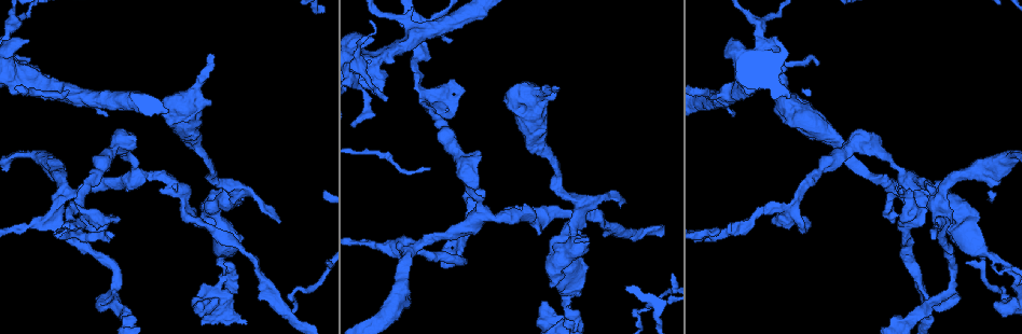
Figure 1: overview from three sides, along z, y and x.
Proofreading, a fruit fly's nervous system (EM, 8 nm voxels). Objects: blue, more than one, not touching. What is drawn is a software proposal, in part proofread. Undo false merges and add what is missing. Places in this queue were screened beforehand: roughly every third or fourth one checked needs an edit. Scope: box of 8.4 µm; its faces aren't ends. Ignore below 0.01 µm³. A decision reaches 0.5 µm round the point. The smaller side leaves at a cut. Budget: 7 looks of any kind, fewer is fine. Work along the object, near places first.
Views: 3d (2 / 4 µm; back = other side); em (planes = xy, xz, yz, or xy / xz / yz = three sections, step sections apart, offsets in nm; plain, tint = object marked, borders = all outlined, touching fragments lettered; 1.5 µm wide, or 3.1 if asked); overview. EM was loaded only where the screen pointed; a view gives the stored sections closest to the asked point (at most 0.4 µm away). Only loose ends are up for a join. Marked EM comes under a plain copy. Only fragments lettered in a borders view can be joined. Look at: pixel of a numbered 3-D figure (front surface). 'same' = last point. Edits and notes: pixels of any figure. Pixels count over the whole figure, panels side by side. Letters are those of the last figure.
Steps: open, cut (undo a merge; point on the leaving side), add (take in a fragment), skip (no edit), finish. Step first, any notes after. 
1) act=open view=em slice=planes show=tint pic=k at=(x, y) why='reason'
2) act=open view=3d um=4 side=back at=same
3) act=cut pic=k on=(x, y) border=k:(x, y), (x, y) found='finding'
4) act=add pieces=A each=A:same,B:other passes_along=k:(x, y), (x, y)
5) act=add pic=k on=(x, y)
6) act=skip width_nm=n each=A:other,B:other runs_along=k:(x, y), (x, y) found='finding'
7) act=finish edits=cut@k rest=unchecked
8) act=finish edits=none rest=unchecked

act=open view=3d um=4 side=back pic=1 at=(558, 246) why='sudden change in width'

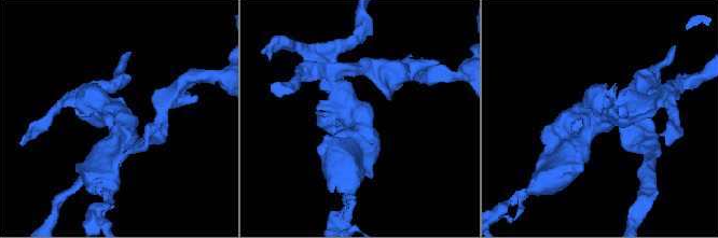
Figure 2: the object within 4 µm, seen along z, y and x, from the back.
act=open view=em slice=planes show=tint pic=2 at=(601, 116) why='need the tissue'

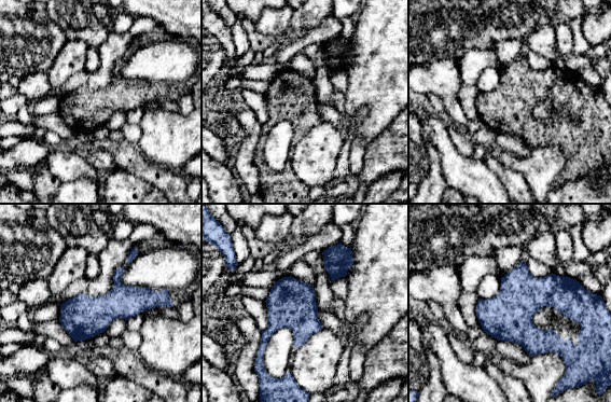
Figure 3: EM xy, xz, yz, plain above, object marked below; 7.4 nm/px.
act=open view=em slice=planes show=borders at=same why='see the neighbours'

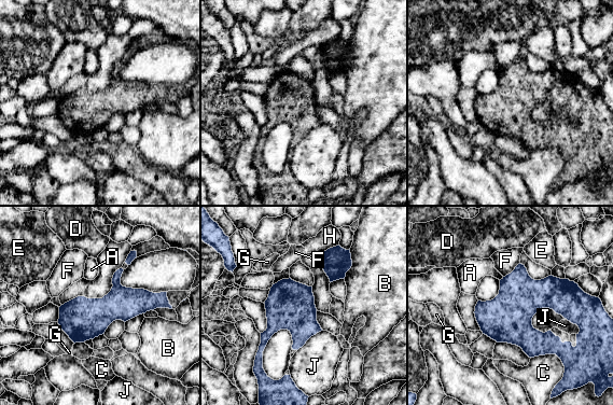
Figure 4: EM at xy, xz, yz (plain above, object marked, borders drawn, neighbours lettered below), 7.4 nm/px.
act=skip width_nm=300 each=A:other,B:other,C:other,D:other,E:other,F:other,G:other,H:other,J:other found='continuous, no second neuron'

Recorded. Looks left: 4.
act=open view=em slice=xy step=8 show=tint pic=1 at=(993, 306) why='thick end'

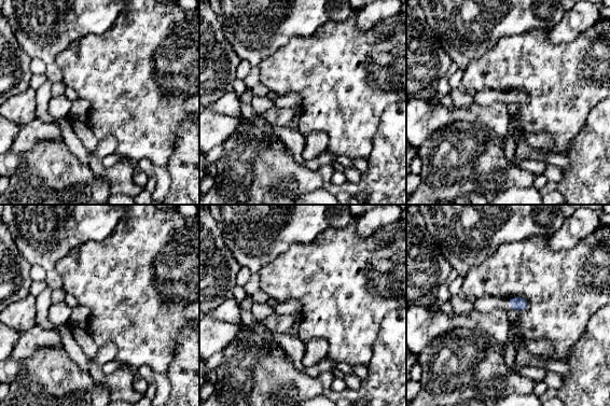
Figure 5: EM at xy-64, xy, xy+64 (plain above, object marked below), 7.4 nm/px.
act=open view=em slice=planes show=borders at=same why='another direction'

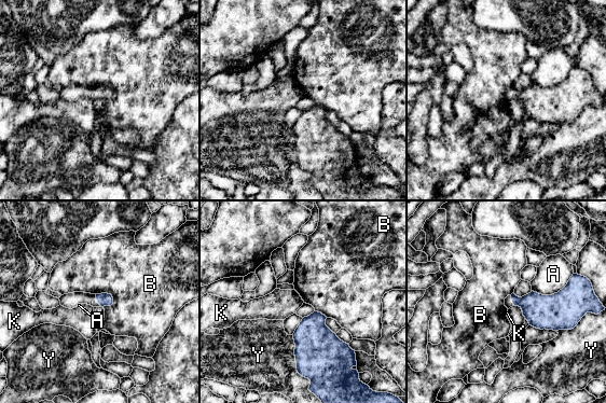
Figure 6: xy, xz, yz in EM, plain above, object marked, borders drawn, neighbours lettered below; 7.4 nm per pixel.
act=skip longest_contact=Y:340nm each=A:other,B:other,K:other,Y:other border=6:(96, 293), (109, 293), (113, 303) found='no lettered fragment goes on from it'

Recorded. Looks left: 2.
act=open view=em slice=planes show=borders pic=1 at=(211, 56) why='branch stops here'

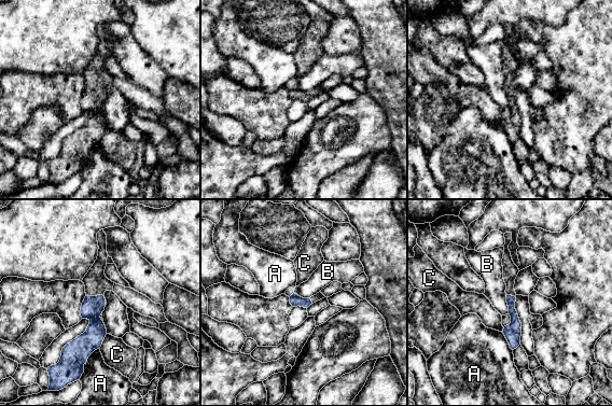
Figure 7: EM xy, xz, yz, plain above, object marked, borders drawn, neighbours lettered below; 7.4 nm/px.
act=skip each=A:other,B:other,C:other border=7:(505, 295), (509, 312) found='no lettered fragment goes on from it'

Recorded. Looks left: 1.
act=finish edits=none rest=unchecked

